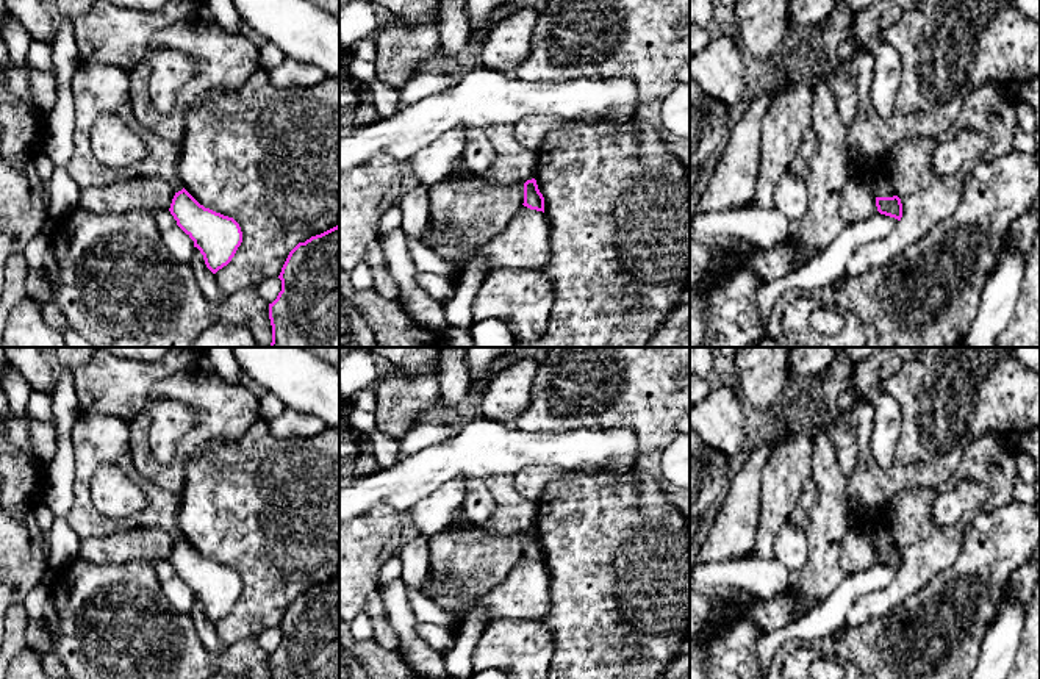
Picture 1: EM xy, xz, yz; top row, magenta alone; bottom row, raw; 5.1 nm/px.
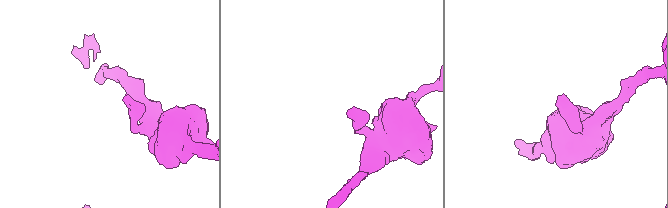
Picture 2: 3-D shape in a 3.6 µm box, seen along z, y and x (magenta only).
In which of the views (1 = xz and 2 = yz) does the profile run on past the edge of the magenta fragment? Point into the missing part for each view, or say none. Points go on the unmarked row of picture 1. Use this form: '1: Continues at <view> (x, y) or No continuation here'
1: No continuation here
2: No continuation here

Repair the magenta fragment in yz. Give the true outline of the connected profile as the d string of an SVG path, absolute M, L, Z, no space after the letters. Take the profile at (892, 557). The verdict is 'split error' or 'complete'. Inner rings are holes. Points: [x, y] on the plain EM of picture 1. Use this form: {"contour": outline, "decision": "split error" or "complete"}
{"contour": "M898 546L876 548L876 557L880 565L895 568L898 571L901 571L901 568L902 568L902 554Z", "decision": "complete"}

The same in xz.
{"contour": "M527 530L524 534L524 557L544 563L544 548L538 540L536 530Z", "decision": "complete"}

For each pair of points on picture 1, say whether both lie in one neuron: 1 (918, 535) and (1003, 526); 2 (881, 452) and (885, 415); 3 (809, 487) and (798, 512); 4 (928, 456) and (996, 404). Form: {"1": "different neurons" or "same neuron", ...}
{"1": "different neurons", "2": "same neuron", "3": "same neuron", "4": "same neuron"}

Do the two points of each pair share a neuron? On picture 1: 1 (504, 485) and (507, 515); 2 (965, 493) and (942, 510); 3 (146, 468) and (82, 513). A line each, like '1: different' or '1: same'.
1: same
2: same
3: different

